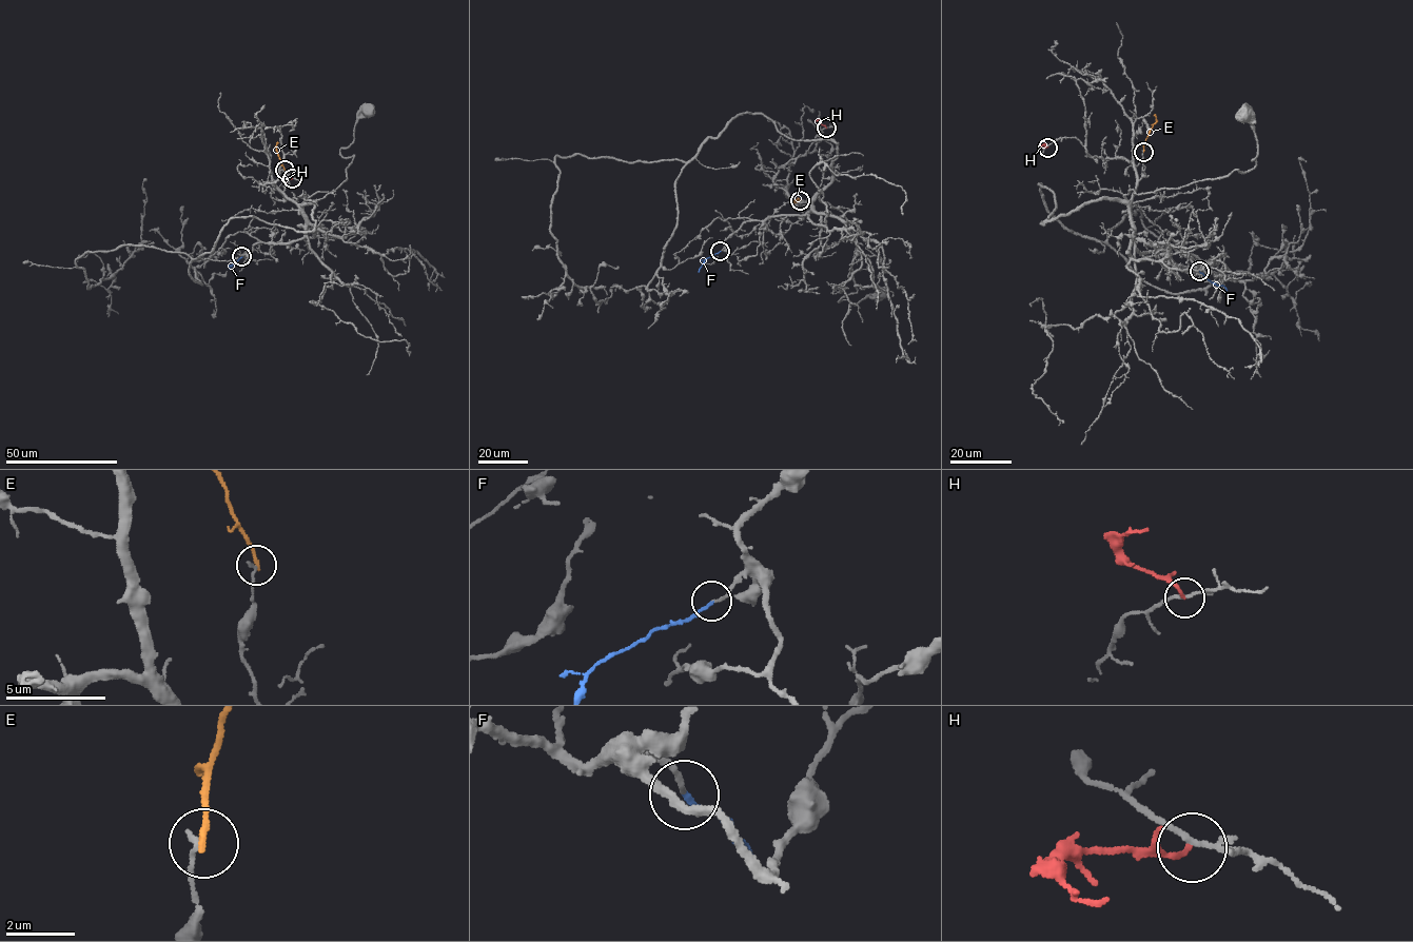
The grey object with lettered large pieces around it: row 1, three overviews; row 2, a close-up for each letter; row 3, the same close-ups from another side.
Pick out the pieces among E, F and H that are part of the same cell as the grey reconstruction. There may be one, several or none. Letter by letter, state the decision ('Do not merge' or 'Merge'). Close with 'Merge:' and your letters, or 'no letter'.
E: Do not merge
F: Merge
H: Do not merge
Merge: F

